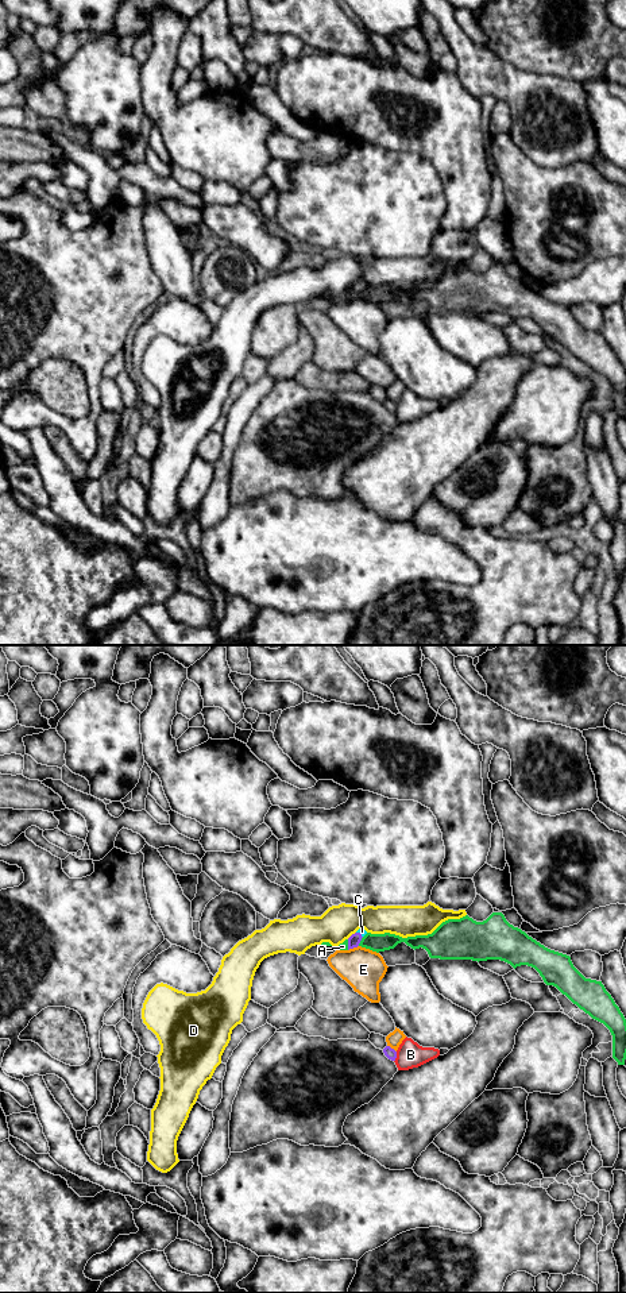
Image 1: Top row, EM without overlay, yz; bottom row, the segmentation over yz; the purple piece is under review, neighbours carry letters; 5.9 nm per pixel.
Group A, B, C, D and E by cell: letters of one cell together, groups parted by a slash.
A / B / C / D / E

